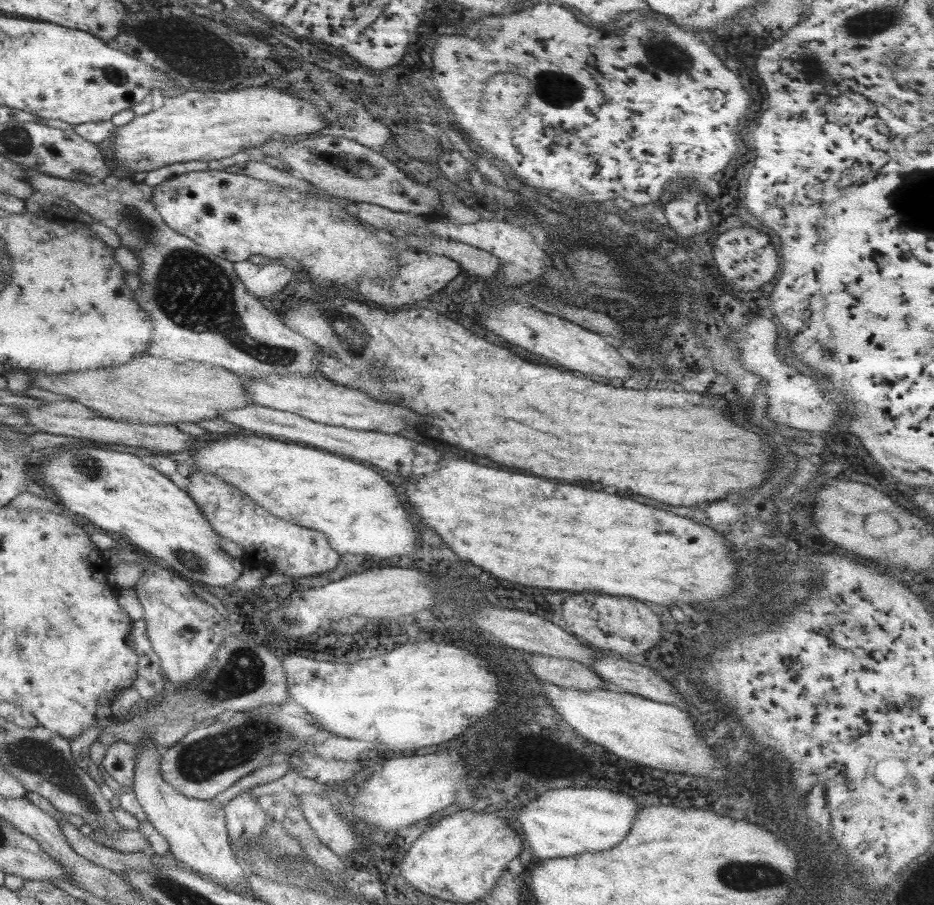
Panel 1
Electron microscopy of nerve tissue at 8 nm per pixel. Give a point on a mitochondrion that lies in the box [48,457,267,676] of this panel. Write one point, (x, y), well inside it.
(195, 564)

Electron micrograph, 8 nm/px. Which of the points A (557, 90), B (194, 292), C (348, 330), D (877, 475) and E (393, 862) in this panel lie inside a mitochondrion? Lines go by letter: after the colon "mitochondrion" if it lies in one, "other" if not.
A: mitochondrion
B: mitochondrion
C: mitochondrion
D: other
E: other

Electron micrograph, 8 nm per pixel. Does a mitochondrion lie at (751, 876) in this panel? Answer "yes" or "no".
yes

